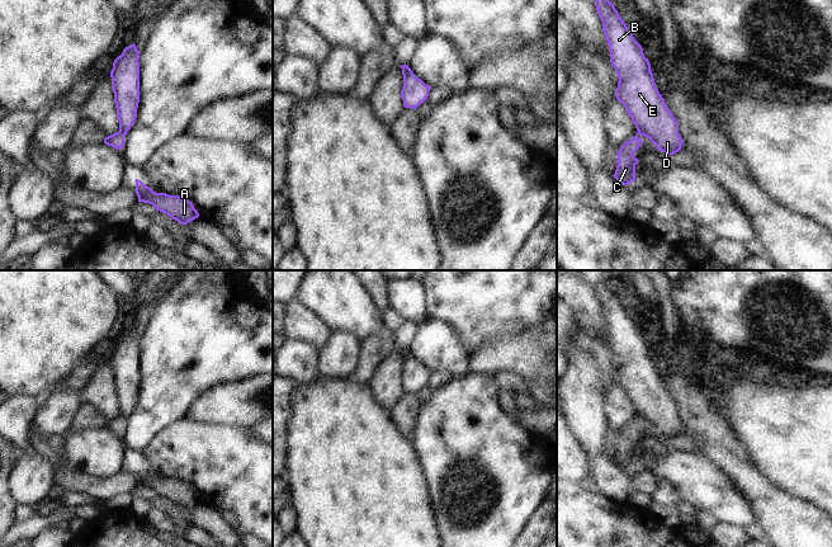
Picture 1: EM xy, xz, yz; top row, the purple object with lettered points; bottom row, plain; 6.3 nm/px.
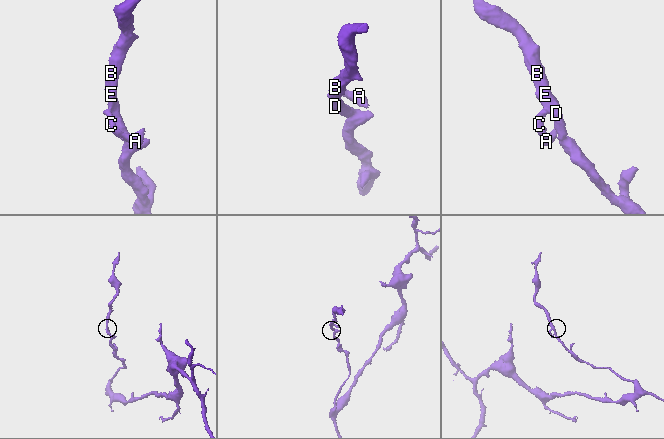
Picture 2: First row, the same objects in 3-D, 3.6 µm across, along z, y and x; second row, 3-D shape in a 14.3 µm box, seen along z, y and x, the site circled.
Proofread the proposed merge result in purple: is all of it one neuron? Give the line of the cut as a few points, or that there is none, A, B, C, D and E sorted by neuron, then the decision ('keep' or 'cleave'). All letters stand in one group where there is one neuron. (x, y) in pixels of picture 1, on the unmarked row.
cut in yz along (638, 415), (655, 427); A C / B D E; cleave

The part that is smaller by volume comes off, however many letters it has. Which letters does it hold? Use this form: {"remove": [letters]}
{"remove": ["A", "C"]}

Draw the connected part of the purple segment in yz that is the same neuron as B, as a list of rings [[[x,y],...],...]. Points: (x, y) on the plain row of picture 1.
[[[608,273],[595,284],[595,291],[602,306],[611,350],[619,363],[615,381],[624,390],[637,415],[653,425],[657,434],[673,439],[681,435],[684,428],[679,407],[656,372],[651,348],[644,341],[642,330],[608,284],[610,279],[611,274]]]

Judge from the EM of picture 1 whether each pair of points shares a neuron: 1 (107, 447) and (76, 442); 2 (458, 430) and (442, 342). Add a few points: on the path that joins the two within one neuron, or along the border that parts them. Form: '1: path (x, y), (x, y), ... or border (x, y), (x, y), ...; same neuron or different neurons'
1: path (99, 447), (84, 447); same neuron
2: border (469, 372), (452, 378); different neurons

